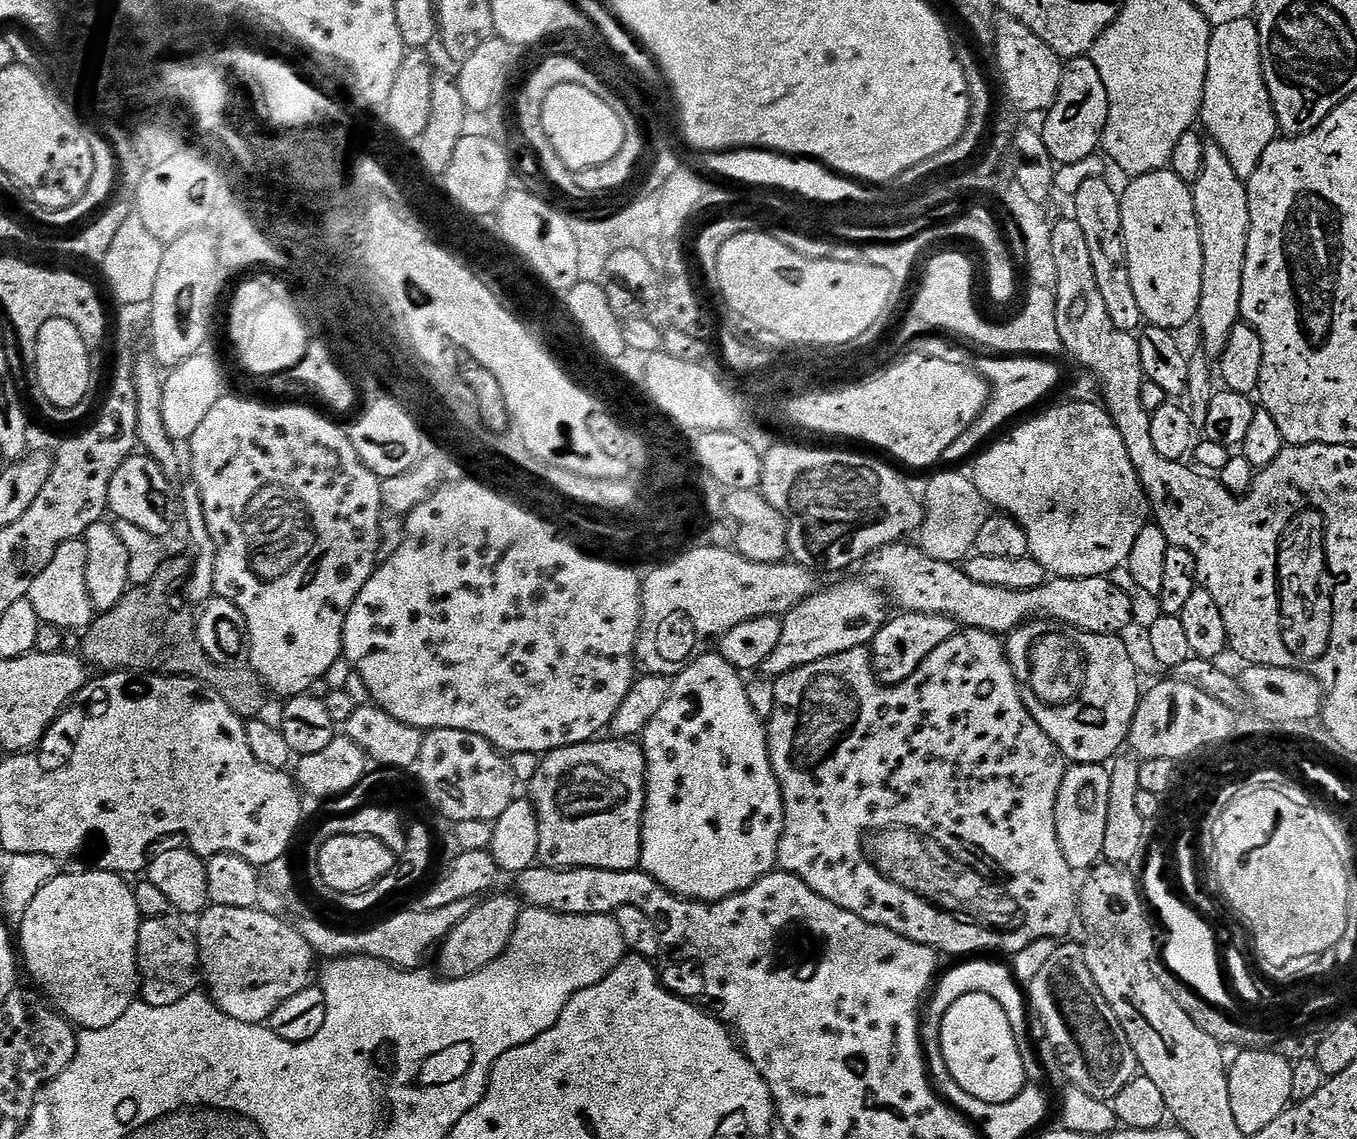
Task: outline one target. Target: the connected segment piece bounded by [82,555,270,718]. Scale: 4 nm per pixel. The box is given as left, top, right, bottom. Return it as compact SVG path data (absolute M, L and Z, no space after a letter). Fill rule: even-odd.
M169 555L158 566L158 574L150 582L129 587L126 595L108 612L101 612L88 625L82 656L89 665L97 664L101 673L135 672L161 676L186 676L198 680L217 692L241 718L259 717L270 693L257 672L251 667L218 666L202 650L196 633L197 617L185 596L193 561L187 556Z

